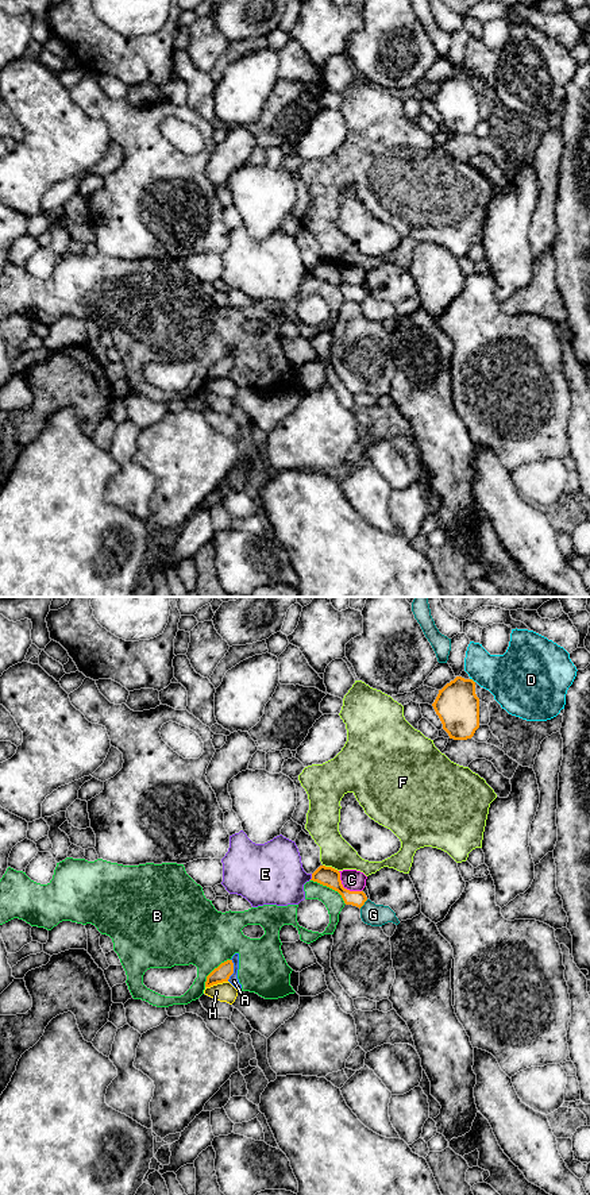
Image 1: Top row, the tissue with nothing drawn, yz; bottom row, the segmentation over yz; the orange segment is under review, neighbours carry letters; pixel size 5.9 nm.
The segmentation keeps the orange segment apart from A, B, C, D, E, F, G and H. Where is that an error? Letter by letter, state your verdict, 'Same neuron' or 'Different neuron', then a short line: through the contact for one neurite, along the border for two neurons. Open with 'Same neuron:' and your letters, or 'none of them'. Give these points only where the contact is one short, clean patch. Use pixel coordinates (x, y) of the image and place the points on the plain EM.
Same neuron: none of them
A: Different neuron. Line: yz (231, 354), (232, 369), (227, 376)
B: Different neuron
C: Different neuron. Line: yz (338, 266), (340, 278), (344, 282), (361, 286)
D: Different neuron. Line: yz (470, 73), (474, 77)
E: Different neuron
F: Different neuron
G: Different neuron
H: Different neuron. Line: yz (227, 376), (205, 382)

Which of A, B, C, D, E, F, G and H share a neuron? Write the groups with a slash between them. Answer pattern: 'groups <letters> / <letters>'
groups A B / C / D / E / F / G / H

